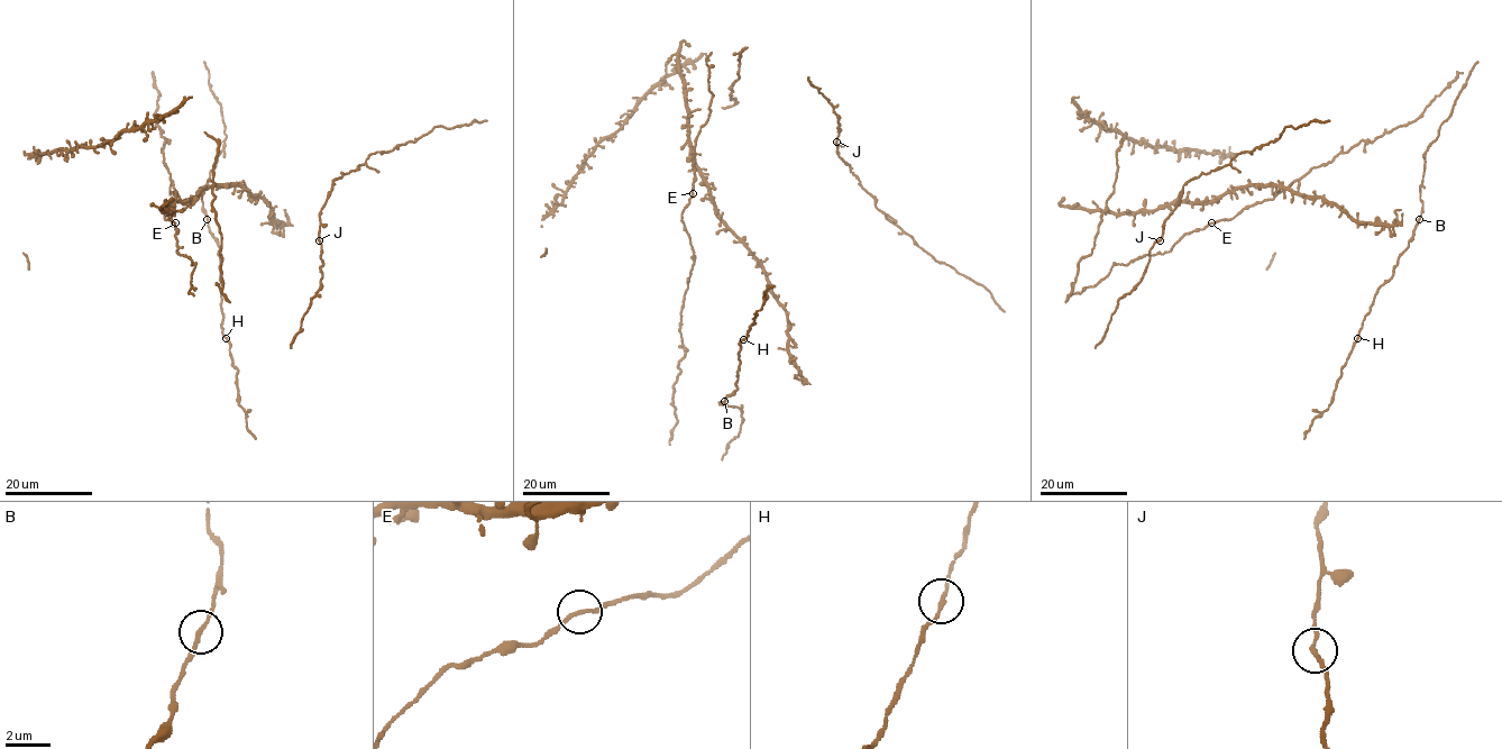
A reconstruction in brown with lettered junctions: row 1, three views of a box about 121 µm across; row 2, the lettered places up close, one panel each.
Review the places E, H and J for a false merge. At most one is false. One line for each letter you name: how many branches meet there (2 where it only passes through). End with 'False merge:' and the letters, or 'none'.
False merge: none

